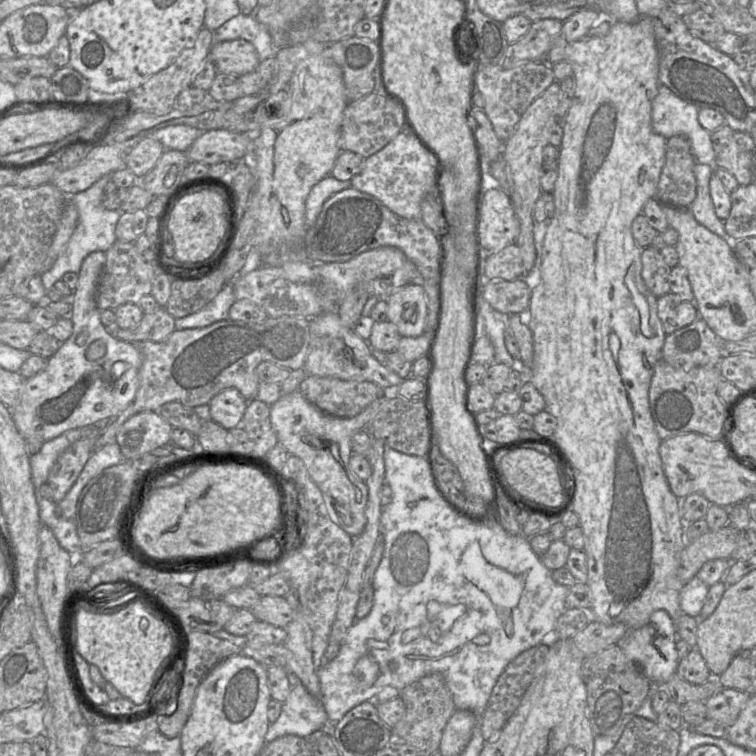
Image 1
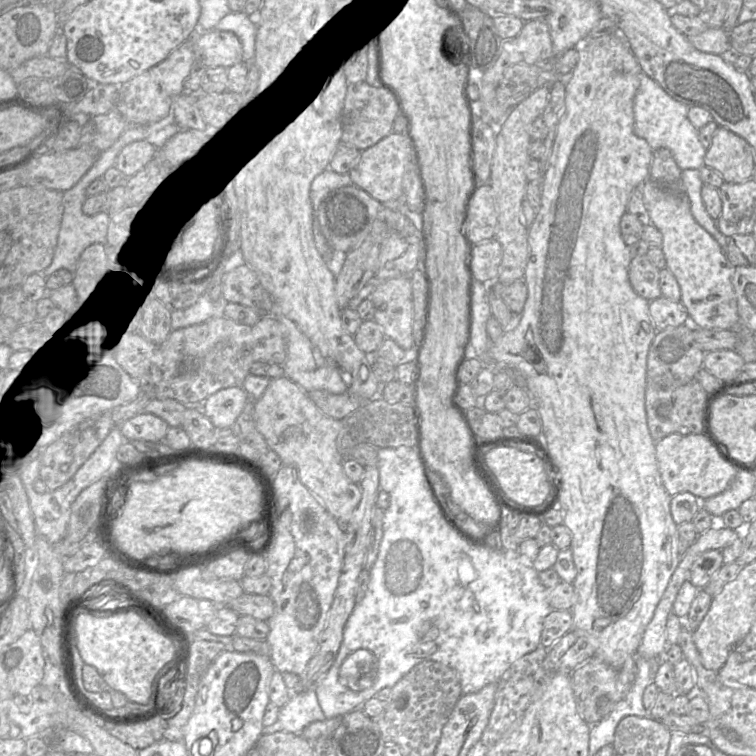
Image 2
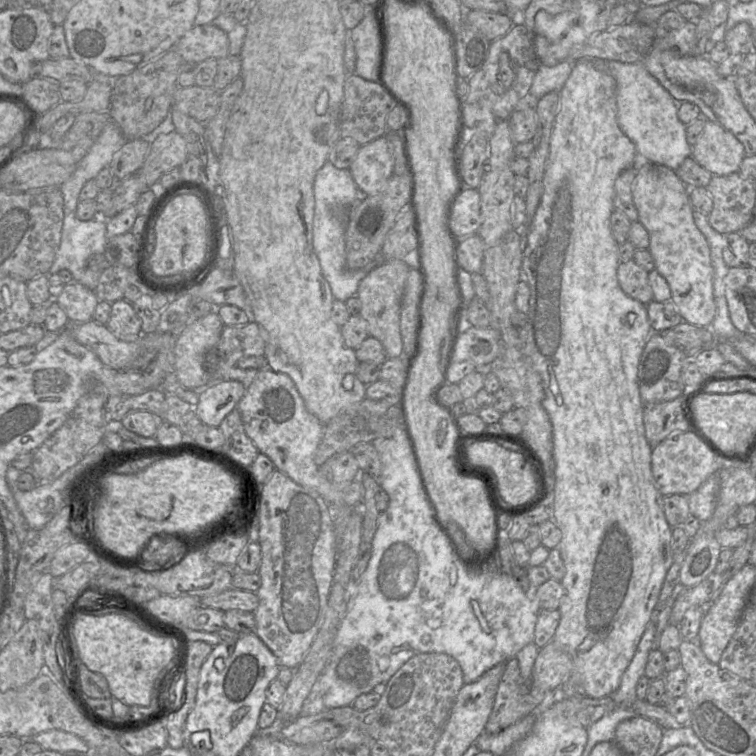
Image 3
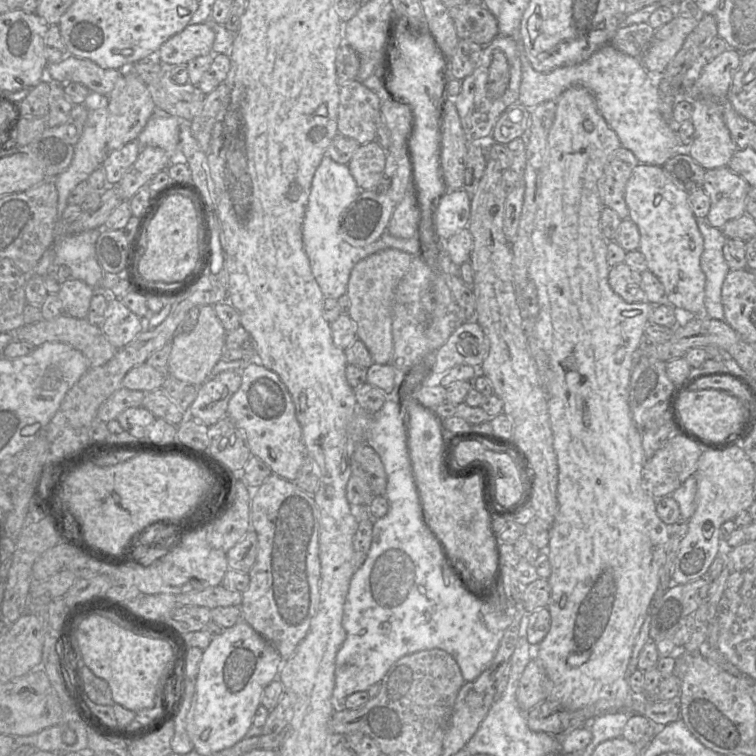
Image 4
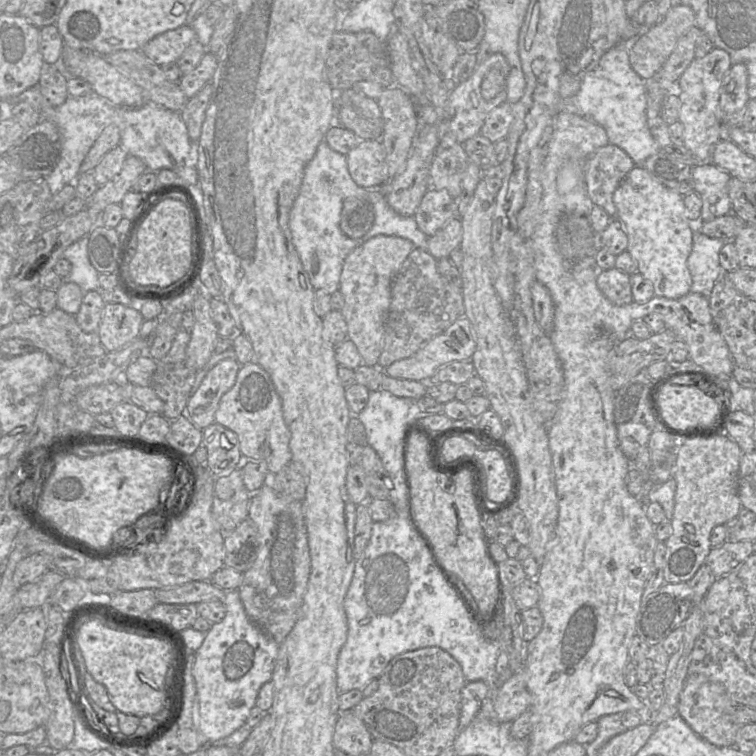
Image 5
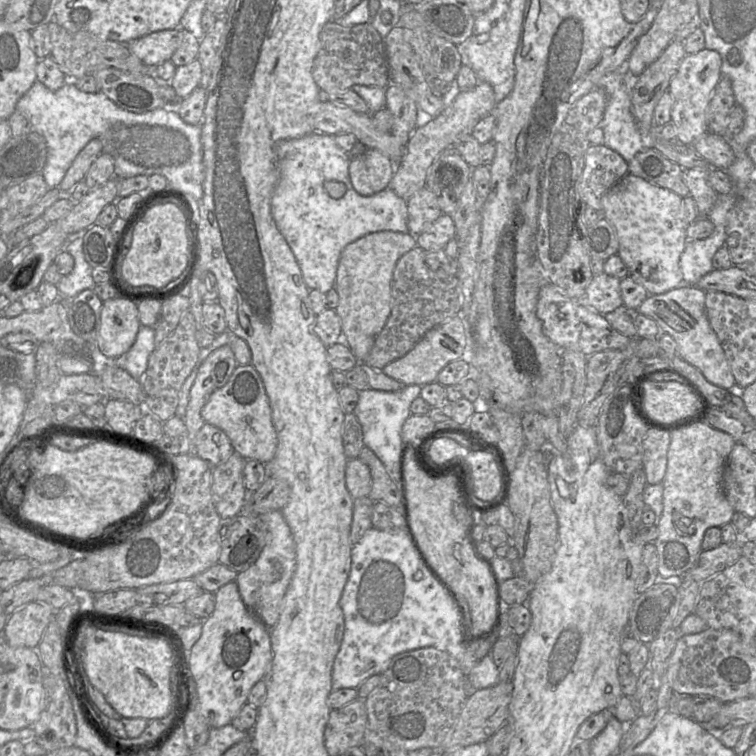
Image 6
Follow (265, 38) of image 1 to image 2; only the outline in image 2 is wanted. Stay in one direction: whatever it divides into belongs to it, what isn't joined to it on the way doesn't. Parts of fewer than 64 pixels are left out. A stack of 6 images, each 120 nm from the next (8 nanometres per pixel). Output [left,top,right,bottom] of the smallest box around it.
[215,11,257,62]

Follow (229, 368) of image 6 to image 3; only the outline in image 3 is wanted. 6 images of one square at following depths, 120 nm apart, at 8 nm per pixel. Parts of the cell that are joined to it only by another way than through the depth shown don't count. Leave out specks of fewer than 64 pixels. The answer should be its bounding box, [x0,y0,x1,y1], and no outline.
[195,380,246,427]

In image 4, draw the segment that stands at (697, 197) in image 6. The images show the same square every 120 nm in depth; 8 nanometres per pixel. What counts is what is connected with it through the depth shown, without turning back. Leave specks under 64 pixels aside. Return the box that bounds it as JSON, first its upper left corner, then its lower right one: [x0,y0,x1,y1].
[702,167,750,229]

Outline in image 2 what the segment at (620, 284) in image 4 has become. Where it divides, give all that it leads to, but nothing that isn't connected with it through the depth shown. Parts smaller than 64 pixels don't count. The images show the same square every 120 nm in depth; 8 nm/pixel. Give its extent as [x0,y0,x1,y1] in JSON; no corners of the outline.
[628,255,662,301]

